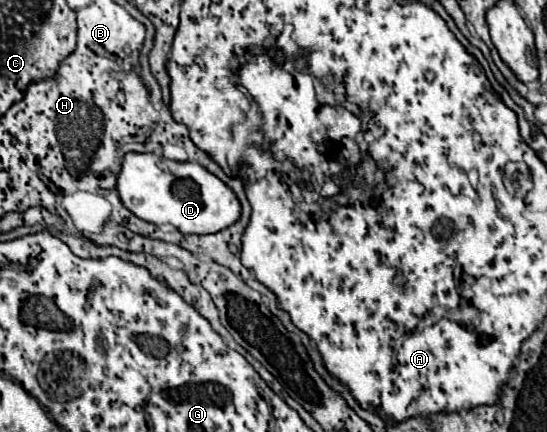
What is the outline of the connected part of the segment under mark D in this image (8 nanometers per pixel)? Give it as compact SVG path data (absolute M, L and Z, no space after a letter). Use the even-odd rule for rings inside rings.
M127 153L117 177L123 205L139 219L153 225L169 223L181 233L209 235L239 221L241 203L235 193L199 163L177 163L153 153Z

